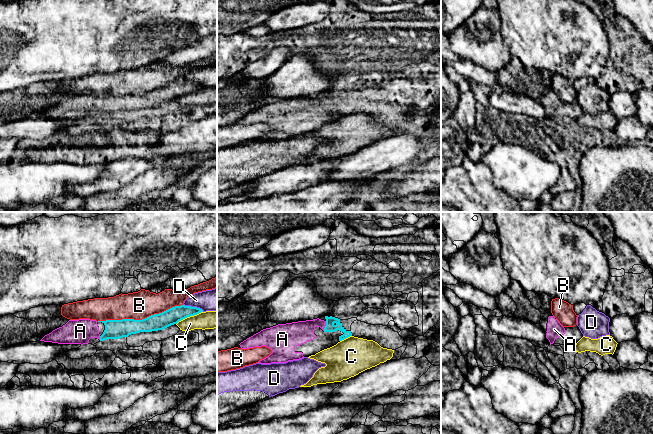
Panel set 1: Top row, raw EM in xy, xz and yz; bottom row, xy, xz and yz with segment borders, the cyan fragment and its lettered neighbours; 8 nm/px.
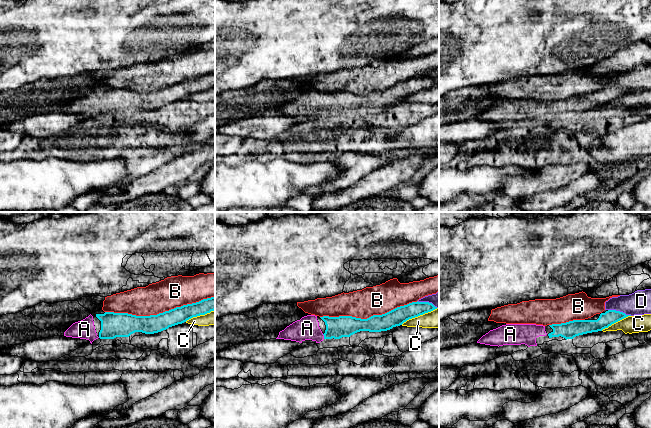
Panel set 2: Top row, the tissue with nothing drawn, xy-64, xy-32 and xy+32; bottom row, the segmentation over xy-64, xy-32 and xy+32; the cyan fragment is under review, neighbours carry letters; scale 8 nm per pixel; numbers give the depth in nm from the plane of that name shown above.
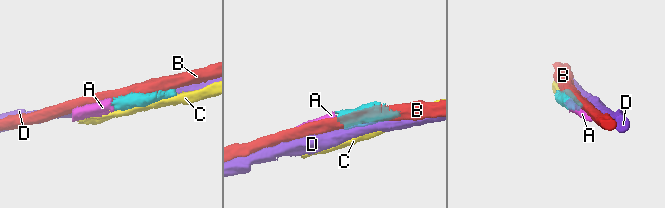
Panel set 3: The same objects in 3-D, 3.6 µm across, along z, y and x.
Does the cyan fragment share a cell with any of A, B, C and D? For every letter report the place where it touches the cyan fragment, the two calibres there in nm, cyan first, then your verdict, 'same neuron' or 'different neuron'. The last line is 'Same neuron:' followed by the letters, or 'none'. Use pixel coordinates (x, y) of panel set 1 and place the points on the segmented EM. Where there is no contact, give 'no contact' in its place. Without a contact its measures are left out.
A: meets cyan in xz at (325, 326); 80 nm thick on the cyan side, 190 nm on the other; same neuron
B: meets cyan in xy at (139, 320); 160 nm thick on the cyan side, 220 nm on the other; different neuron
C: meets cyan in xy at (189, 316); 130 nm thick on the cyan side, 140 nm on the other; different neuron
D: meets cyan in xy at (193, 307); 130 nm thick on the cyan side, 180 nm on the other; different neuron
Same neuron: A

